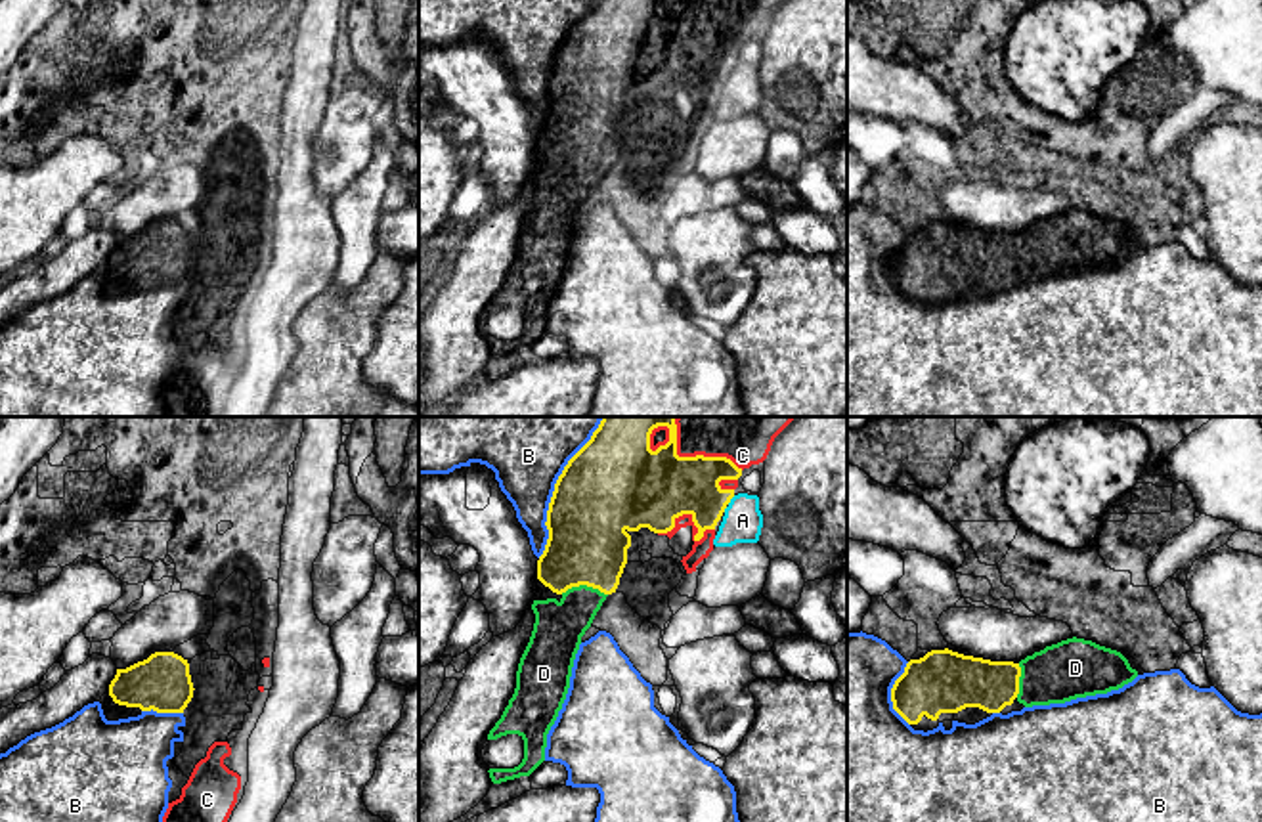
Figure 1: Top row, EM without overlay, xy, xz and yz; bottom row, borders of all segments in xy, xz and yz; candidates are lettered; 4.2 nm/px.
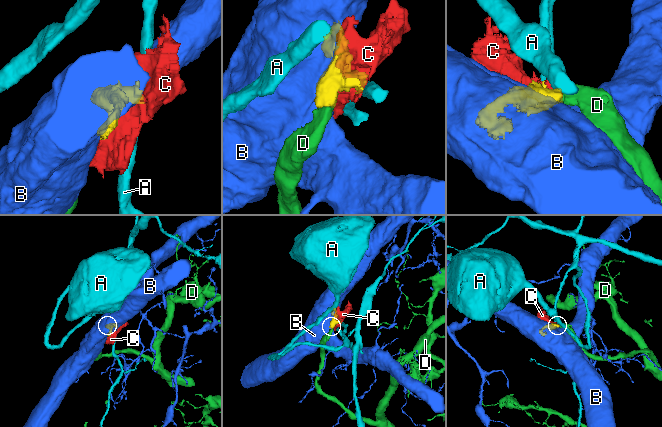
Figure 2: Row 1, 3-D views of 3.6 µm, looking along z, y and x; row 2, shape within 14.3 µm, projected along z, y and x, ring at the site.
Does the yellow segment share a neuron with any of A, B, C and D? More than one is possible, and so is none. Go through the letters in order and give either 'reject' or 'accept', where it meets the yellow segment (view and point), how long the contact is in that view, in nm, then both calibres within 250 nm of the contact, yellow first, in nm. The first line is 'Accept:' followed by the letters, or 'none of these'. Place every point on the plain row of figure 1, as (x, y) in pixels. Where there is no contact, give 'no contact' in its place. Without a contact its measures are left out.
Accept: D
A: reject; contact xz (731, 69); length 50 nm; calibres 260 and 170 nm
B: reject; contact xz (553, 65); length 600 nm; calibres 400 and 280 nm
C: reject; contact xz (698, 27); length 340 nm; calibres 320 and 160 nm
D: accept; contact xz (584, 155); length 200 nm; calibres 340 and 220 nm

